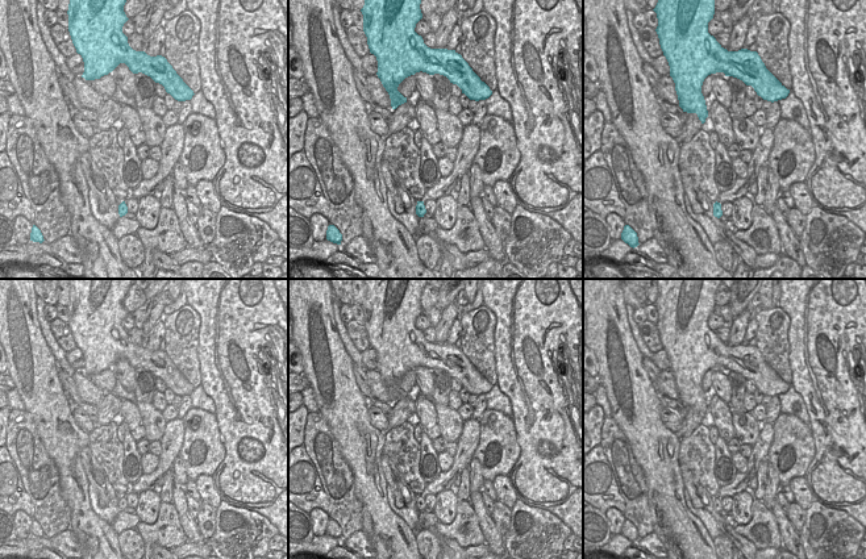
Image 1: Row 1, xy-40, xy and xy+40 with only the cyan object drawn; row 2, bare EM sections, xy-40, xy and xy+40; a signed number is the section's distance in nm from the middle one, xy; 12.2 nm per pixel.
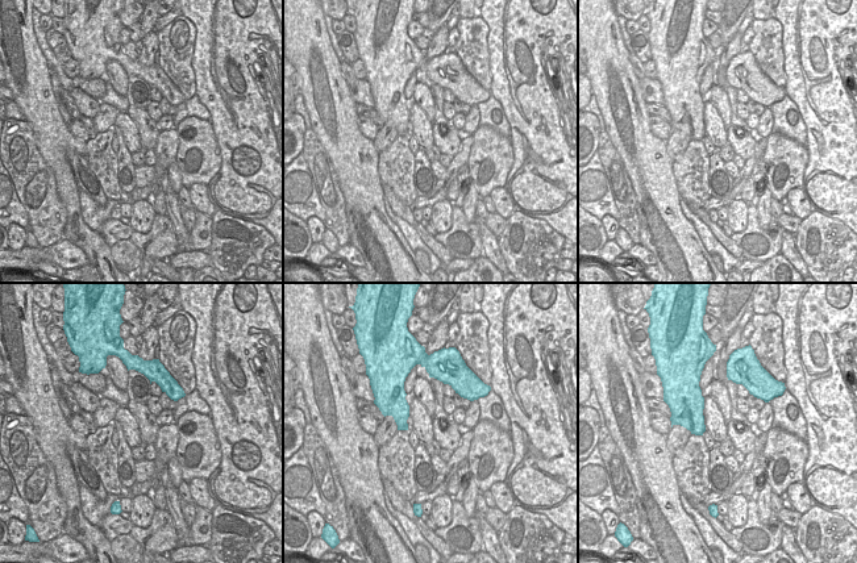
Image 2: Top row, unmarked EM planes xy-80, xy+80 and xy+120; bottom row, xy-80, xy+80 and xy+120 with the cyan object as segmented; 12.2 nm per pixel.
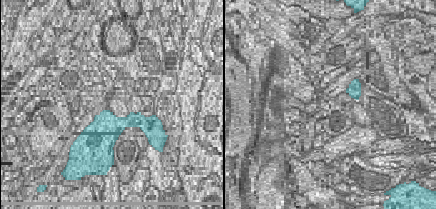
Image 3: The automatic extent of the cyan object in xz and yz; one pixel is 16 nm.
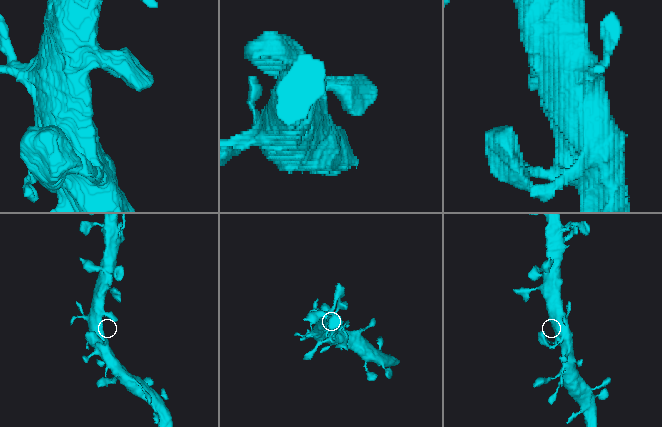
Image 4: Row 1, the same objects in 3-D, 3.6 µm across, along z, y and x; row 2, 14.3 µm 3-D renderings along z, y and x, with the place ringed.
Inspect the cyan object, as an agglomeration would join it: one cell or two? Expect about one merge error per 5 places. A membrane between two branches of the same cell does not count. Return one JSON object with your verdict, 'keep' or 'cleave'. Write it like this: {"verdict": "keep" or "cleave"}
{"verdict": "keep"}

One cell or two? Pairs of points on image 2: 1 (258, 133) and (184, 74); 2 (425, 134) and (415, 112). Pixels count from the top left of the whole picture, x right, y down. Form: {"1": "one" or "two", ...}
{"1": "two", "2": "one"}

